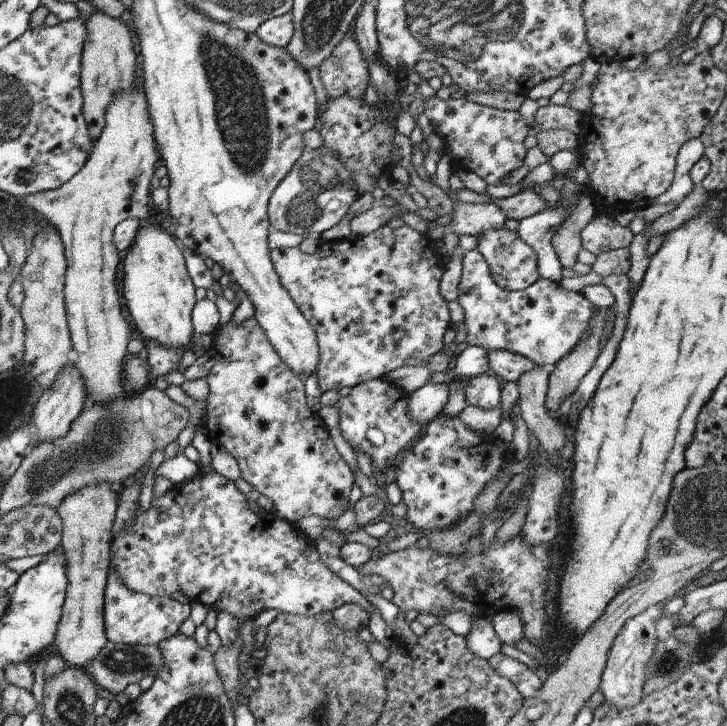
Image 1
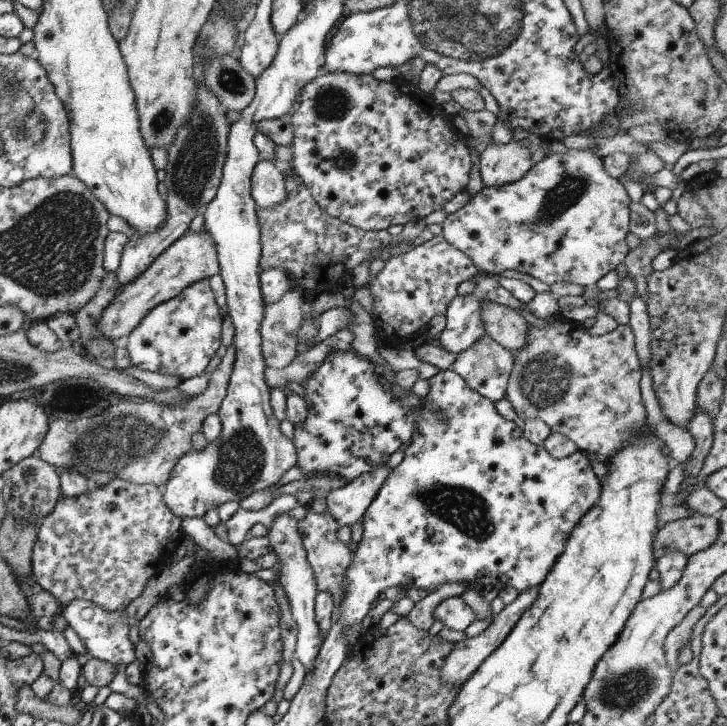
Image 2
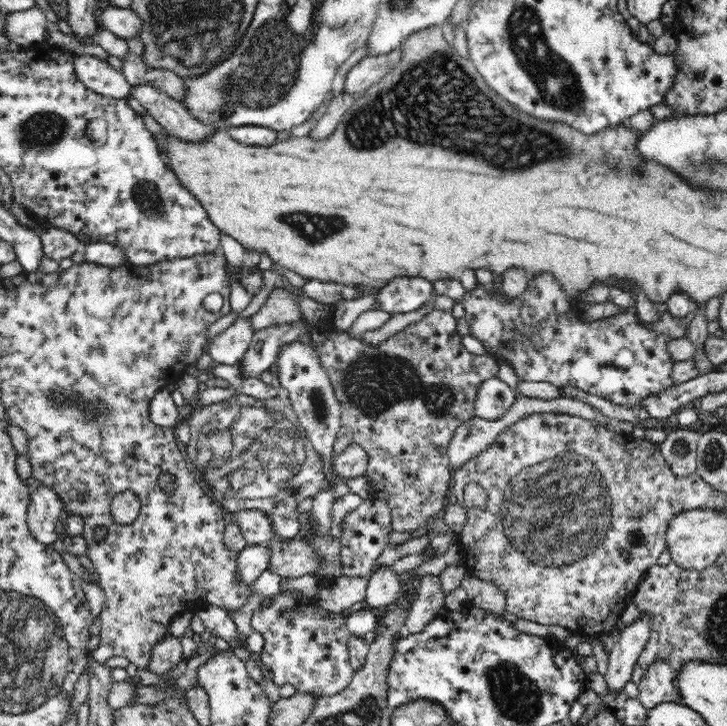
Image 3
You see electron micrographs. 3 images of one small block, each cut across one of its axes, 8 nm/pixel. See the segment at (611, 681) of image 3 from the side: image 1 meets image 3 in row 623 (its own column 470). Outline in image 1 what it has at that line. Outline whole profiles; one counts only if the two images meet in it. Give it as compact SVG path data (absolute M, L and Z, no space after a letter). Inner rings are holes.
M472 616L472 630L467 636L467 647L480 658L486 659L500 653L502 642L493 628L491 620Z

